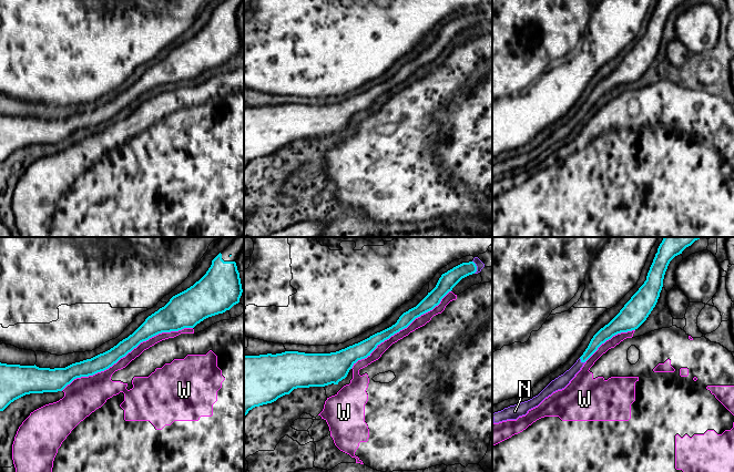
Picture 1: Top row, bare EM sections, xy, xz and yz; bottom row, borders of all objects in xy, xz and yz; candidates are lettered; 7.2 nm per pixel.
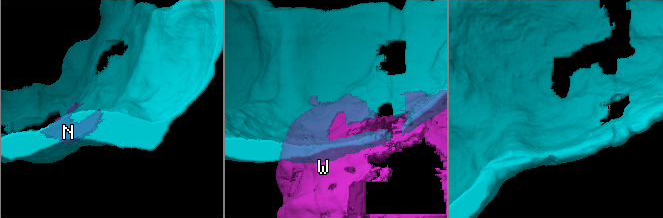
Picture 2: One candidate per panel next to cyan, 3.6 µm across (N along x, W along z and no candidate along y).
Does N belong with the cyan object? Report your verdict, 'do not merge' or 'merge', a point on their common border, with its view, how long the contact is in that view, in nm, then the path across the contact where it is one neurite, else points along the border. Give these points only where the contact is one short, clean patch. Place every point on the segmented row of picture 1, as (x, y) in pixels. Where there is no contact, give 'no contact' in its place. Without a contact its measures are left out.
merge; contact yz (582, 361); length 60 nm

